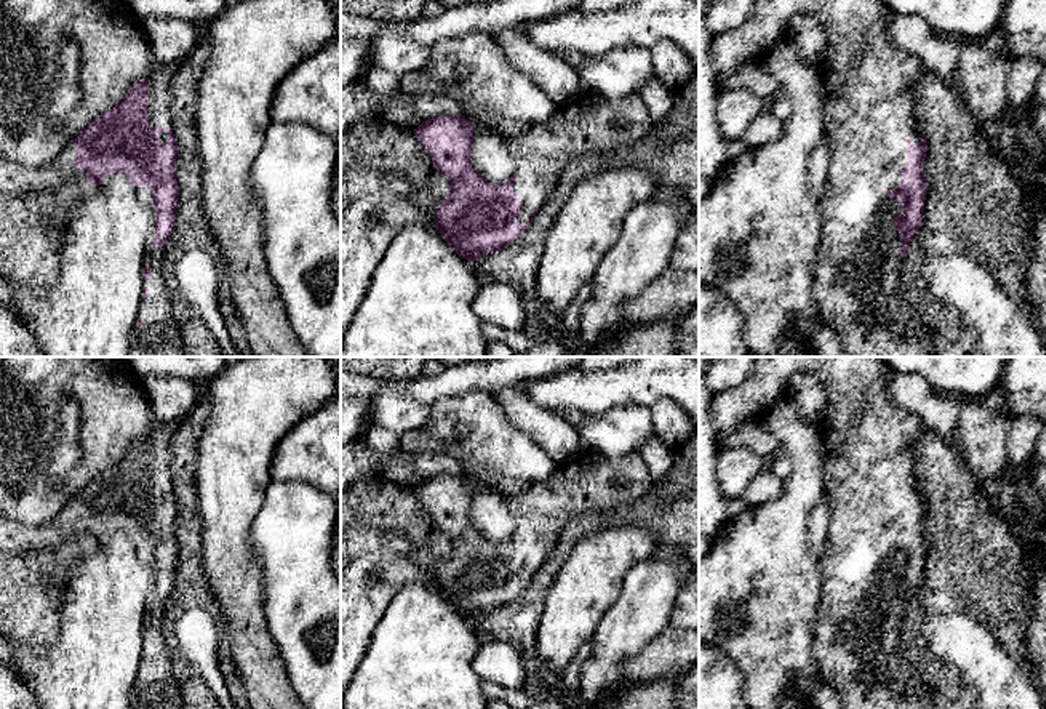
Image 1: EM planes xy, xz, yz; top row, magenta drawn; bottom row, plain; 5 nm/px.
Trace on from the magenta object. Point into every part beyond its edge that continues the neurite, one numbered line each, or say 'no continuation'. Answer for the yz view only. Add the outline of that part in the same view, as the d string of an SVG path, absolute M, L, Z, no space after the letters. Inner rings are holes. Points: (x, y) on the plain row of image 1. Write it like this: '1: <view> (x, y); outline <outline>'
1: yz (869, 461); outline M757 357L750 378L739 387L715 394L710 405L715 443L721 451L728 435L737 432L747 421L765 416L776 400L788 394L788 384L795 375L817 376L825 391L825 415L819 434L830 527L824 554L819 559L824 587L814 623L812 656L844 709L934 709L928 683L904 656L900 594L892 586L892 576L900 573L900 562L886 554L889 547L897 547L900 543L900 531L907 523L907 504L920 503L913 445L926 427L918 416L891 400L886 391L889 373L891 368L881 357Z

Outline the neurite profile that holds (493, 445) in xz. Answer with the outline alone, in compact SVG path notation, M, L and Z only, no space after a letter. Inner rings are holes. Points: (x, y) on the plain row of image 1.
M481 389L443 397L430 403L430 418L421 431L432 439L461 445L465 455L465 461L459 463L461 474L473 485L470 523L477 533L491 543L509 539L515 533L515 519L497 482L488 482L485 475L491 474L533 483L545 480L560 467L533 437L515 427L494 397Z

